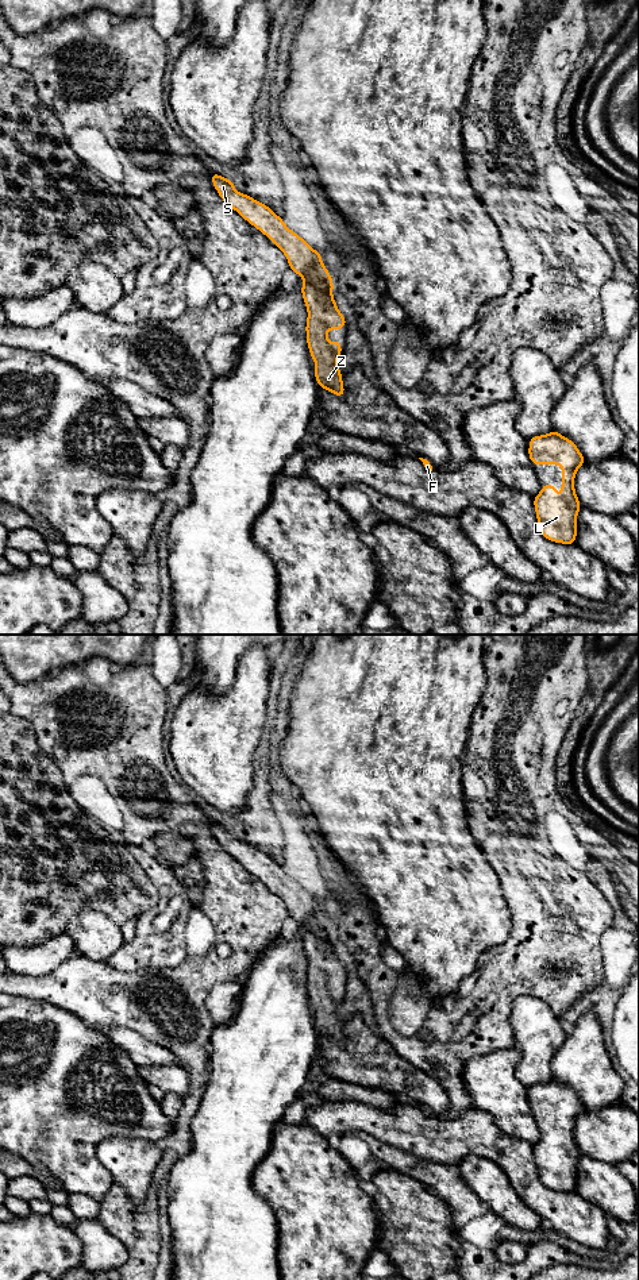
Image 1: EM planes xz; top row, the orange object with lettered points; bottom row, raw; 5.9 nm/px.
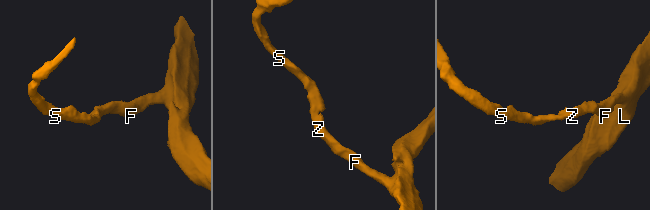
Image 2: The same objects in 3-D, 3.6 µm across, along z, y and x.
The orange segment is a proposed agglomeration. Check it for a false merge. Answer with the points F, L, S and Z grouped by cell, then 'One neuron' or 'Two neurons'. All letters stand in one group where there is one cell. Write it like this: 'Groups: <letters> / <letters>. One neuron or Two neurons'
Groups: F L S Z. One neuron

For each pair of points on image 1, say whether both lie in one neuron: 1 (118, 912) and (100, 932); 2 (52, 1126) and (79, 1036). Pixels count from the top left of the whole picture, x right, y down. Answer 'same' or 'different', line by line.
1: different
2: same

